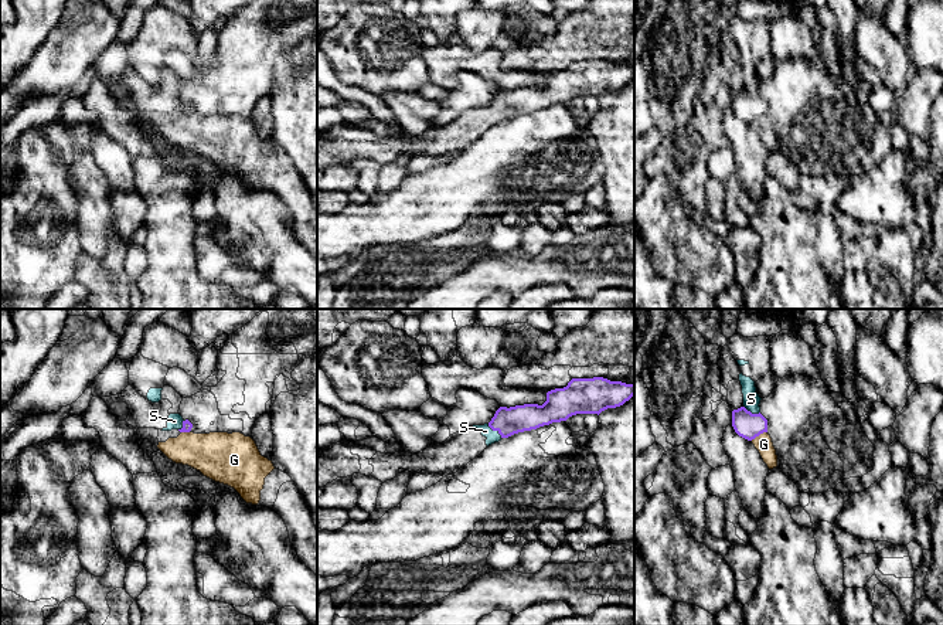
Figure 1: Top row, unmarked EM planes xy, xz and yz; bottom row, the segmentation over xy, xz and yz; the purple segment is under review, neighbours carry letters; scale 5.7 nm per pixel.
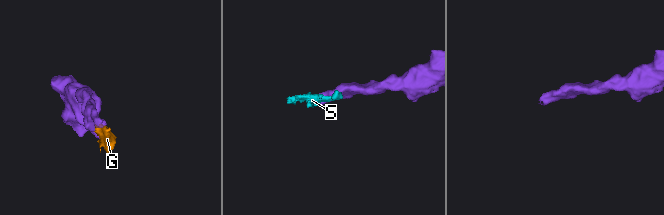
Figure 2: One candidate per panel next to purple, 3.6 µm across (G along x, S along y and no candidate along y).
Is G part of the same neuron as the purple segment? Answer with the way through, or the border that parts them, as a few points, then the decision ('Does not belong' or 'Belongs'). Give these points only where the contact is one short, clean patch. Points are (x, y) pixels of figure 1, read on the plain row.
Does not belong

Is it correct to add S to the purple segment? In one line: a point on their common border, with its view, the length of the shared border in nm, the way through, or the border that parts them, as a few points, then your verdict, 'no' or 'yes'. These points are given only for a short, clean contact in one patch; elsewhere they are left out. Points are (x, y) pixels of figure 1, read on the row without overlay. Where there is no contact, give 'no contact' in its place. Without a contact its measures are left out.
meets purple in xz at (494, 112); contact 120 nm long; yes

